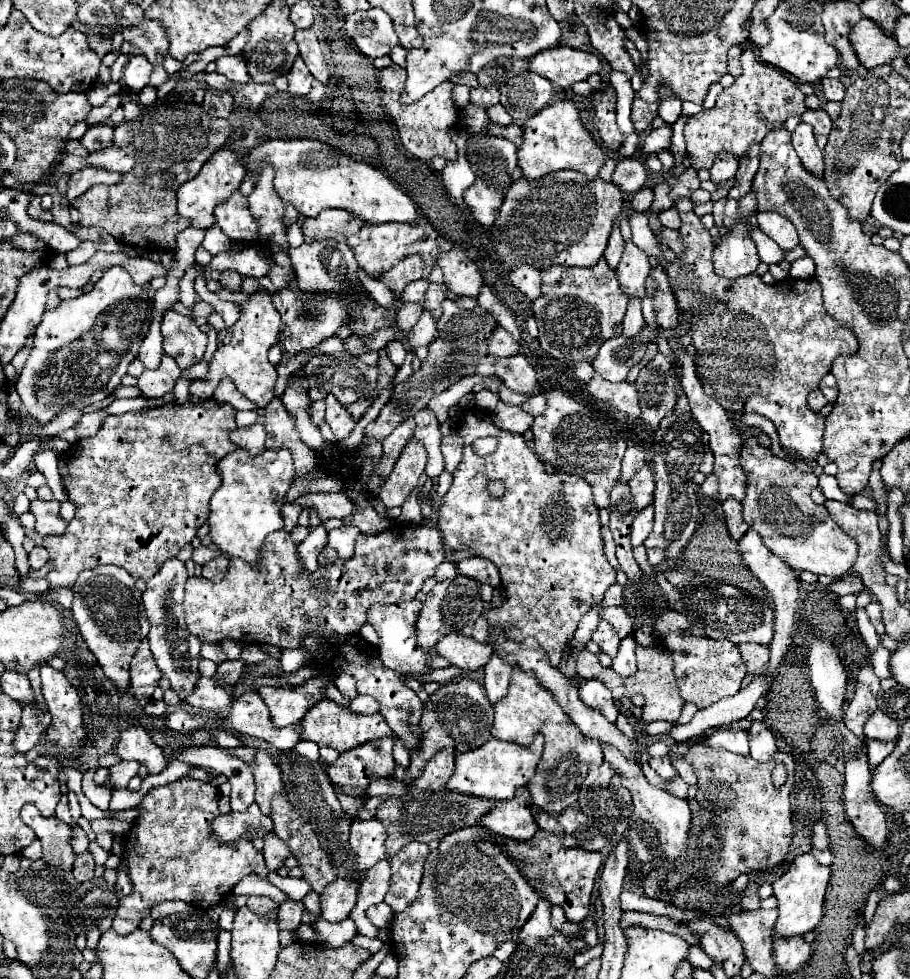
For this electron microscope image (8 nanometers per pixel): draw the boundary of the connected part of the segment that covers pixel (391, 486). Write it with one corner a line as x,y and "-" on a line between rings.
410,440
404,446
400,460
394,466
394,478
388,478
378,492
378,498
386,504
386,508
404,504
404,500
408,498
408,494
418,484
418,478
424,472
426,458
428,456
426,450
422,448
422,442

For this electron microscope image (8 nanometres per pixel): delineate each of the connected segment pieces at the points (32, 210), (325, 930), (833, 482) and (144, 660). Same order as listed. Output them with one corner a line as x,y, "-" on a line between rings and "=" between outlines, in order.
36,196
30,204
28,204
28,214
32,216
32,218
38,218
38,220
48,220
50,218
50,212
44,212
42,208
40,208
40,196
=
312,916
312,926
320,932
320,942
326,946
334,946
334,948
350,942
358,934
358,928
356,928
354,920
350,920
350,918
338,922
338,924
330,924
322,918
=
822,474
820,476
820,490
824,492
826,498
832,498
832,500
838,500
838,502
844,502
844,504
852,504
852,498
846,496
840,486
838,486
838,480
836,476
828,476
828,474
=
142,640
138,652
132,658
130,676
132,676
130,690
132,690
134,698
138,700
140,706
146,706
152,698
154,688
158,686
158,680
162,678
162,672
154,664
154,658
152,658
152,652
150,652
146,640

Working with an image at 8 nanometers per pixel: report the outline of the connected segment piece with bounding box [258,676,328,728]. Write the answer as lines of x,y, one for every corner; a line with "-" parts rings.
314,678
318,680
318,686
314,682
306,682
306,686
298,686
294,690
286,688
274,688
274,686
262,686
258,688
258,694
262,696
264,704
270,708
270,720
274,726
284,728
290,724
298,724
308,712
308,708
324,698
322,686
328,684
328,678

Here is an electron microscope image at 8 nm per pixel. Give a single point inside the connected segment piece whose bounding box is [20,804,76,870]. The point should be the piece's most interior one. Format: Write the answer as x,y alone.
55,835

